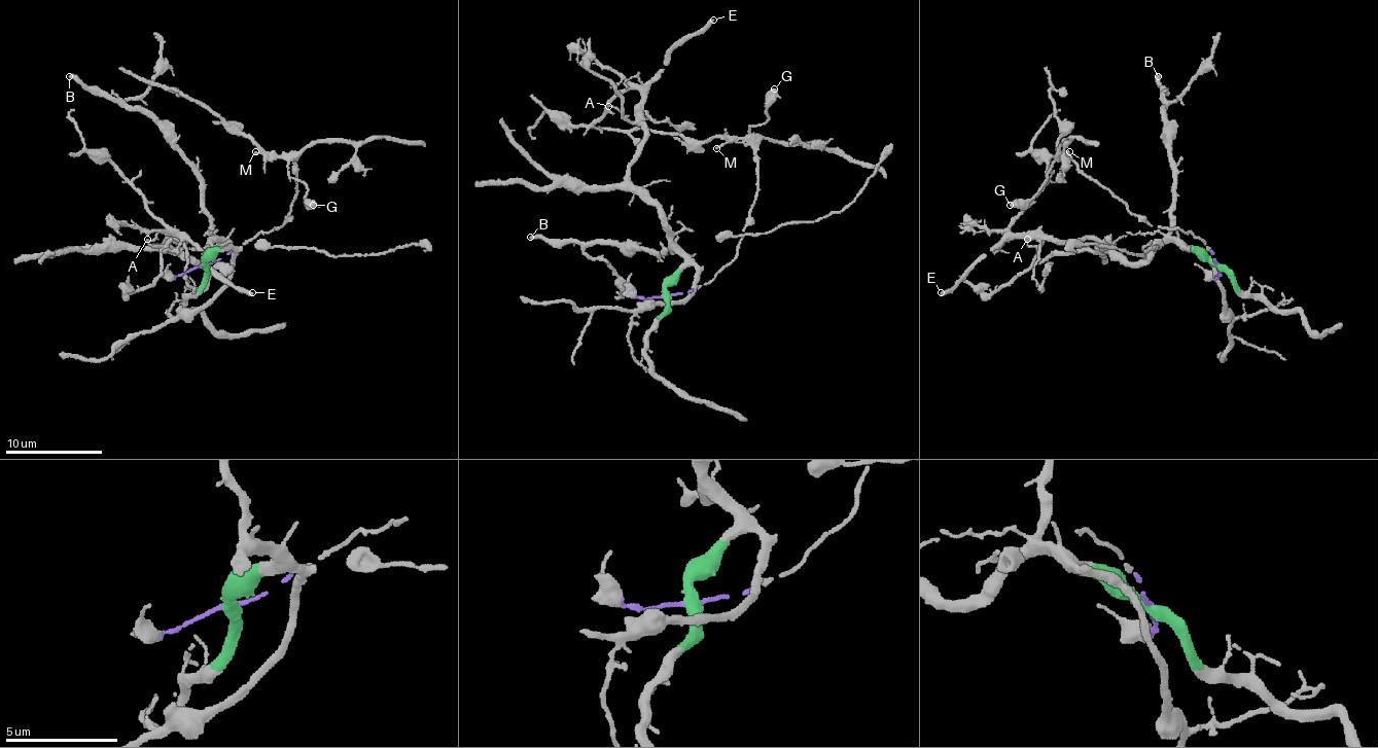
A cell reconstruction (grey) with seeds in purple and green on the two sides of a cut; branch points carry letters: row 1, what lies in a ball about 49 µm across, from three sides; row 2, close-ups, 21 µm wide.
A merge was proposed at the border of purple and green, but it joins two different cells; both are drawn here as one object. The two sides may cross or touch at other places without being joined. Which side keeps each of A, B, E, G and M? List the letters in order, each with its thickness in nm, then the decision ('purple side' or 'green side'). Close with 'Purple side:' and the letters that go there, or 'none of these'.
A: 120 nm thick; green side
B: 360 nm thick; green side
E: 280 nm thick; green side
G: 550 nm thick; purple side
M: 140 nm thick; purple side
Purple side: G, M

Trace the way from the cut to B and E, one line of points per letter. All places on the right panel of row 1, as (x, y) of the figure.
B: (1217, 264), (1208, 264), (1179, 245), (1169, 233), (1169, 215), (1174, 206), (1174, 167), (1158, 77)
E: (1217, 264), (1208, 264), (1176, 245), (1165, 242), (1133, 261), (1121, 261), (1099, 242), (1001, 238), (941, 293)

